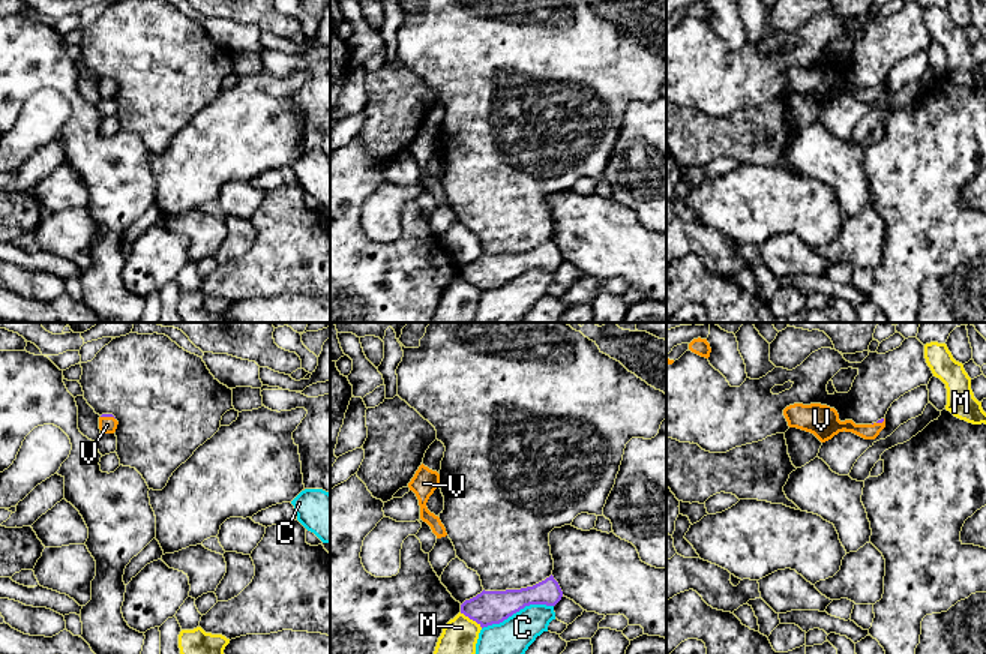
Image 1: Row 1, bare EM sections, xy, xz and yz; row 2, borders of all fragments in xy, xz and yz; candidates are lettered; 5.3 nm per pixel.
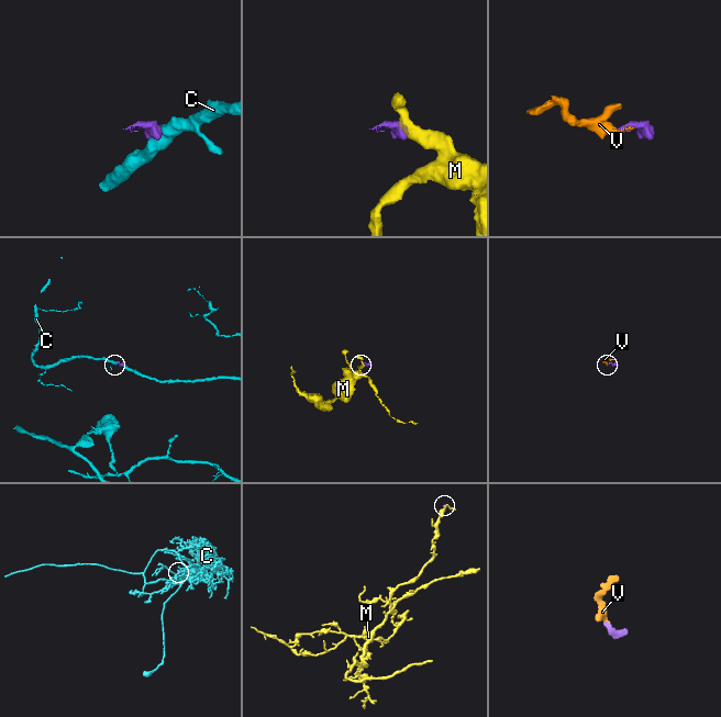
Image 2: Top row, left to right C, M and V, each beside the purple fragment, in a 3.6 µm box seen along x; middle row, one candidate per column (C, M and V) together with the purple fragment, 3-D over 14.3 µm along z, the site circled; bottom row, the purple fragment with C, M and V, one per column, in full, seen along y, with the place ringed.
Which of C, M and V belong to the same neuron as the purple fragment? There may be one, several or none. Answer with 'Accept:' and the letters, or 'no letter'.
Accept: V

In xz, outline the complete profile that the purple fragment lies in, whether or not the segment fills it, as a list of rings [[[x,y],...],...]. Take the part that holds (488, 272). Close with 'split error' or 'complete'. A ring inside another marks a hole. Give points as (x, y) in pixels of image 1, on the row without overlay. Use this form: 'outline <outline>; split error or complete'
outline [[[551,238],[545,244],[506,255],[482,255],[461,268],[461,278],[476,285],[482,292],[500,288],[530,268],[555,270],[563,261],[558,246]]]; complete

